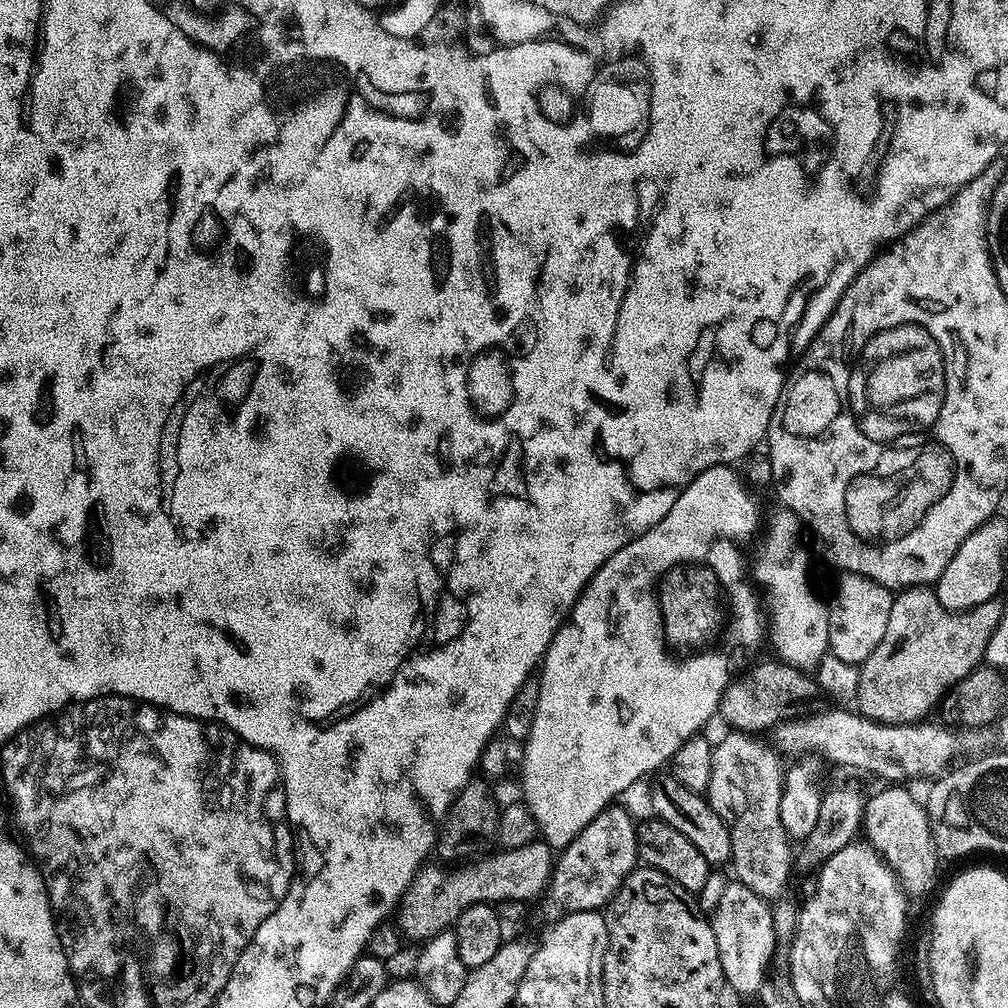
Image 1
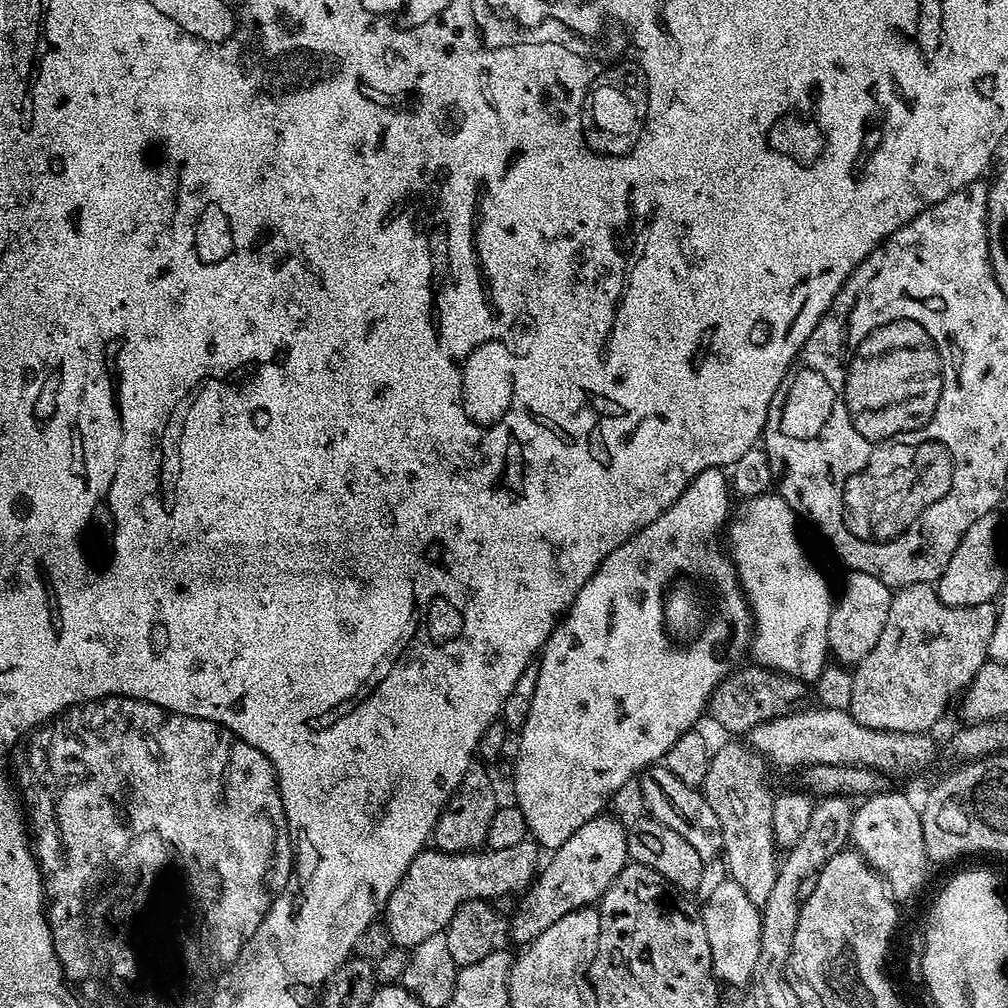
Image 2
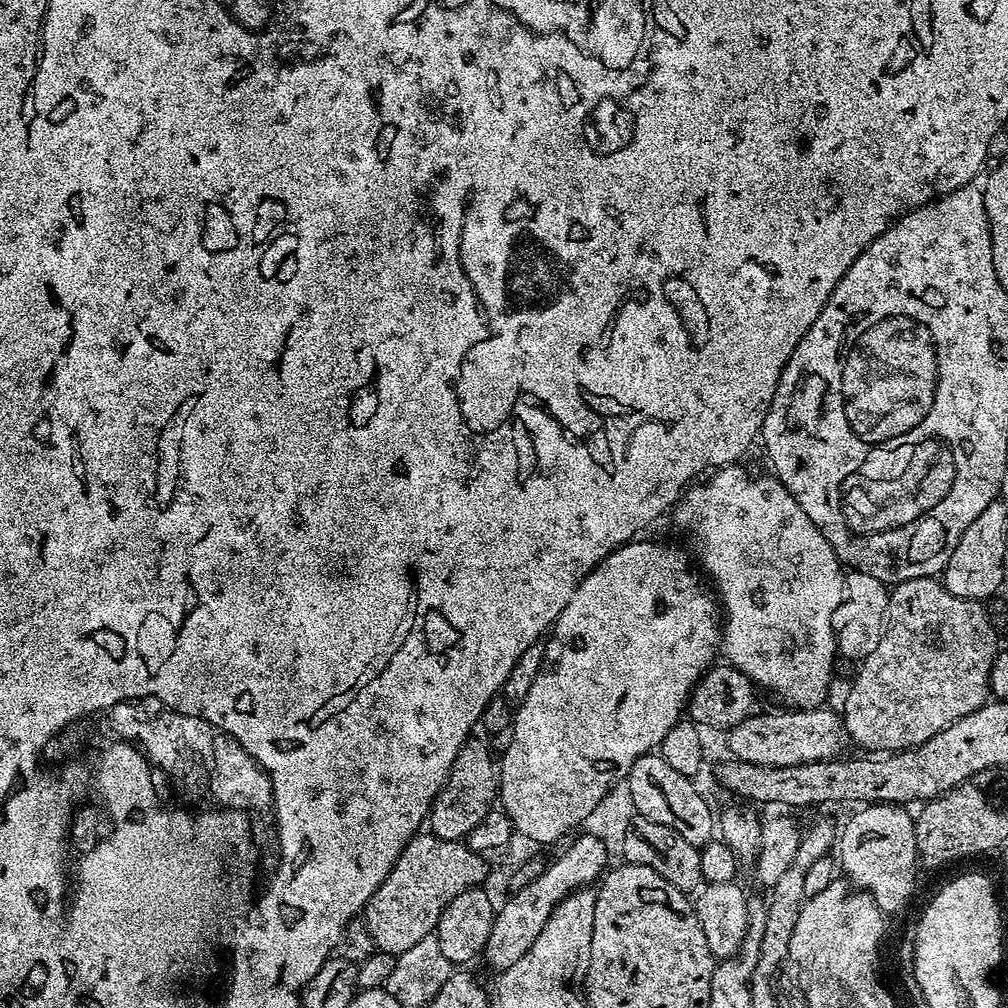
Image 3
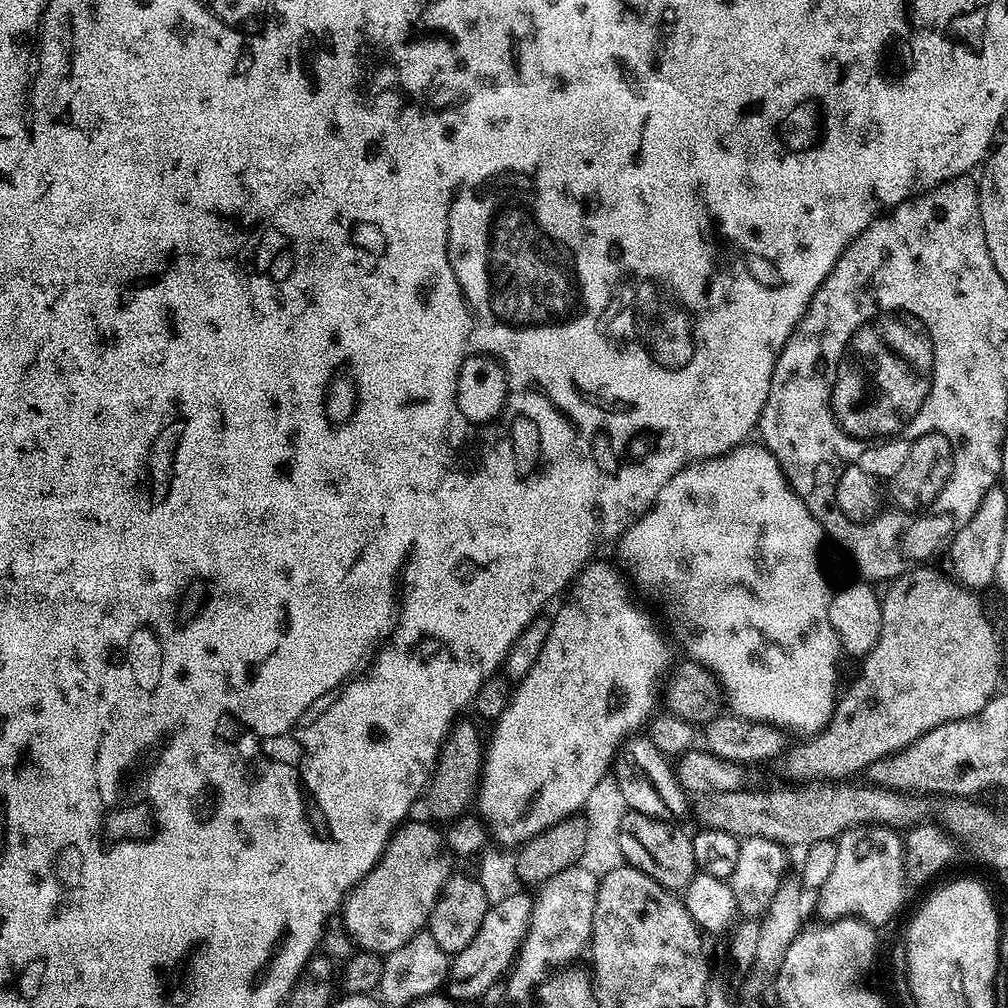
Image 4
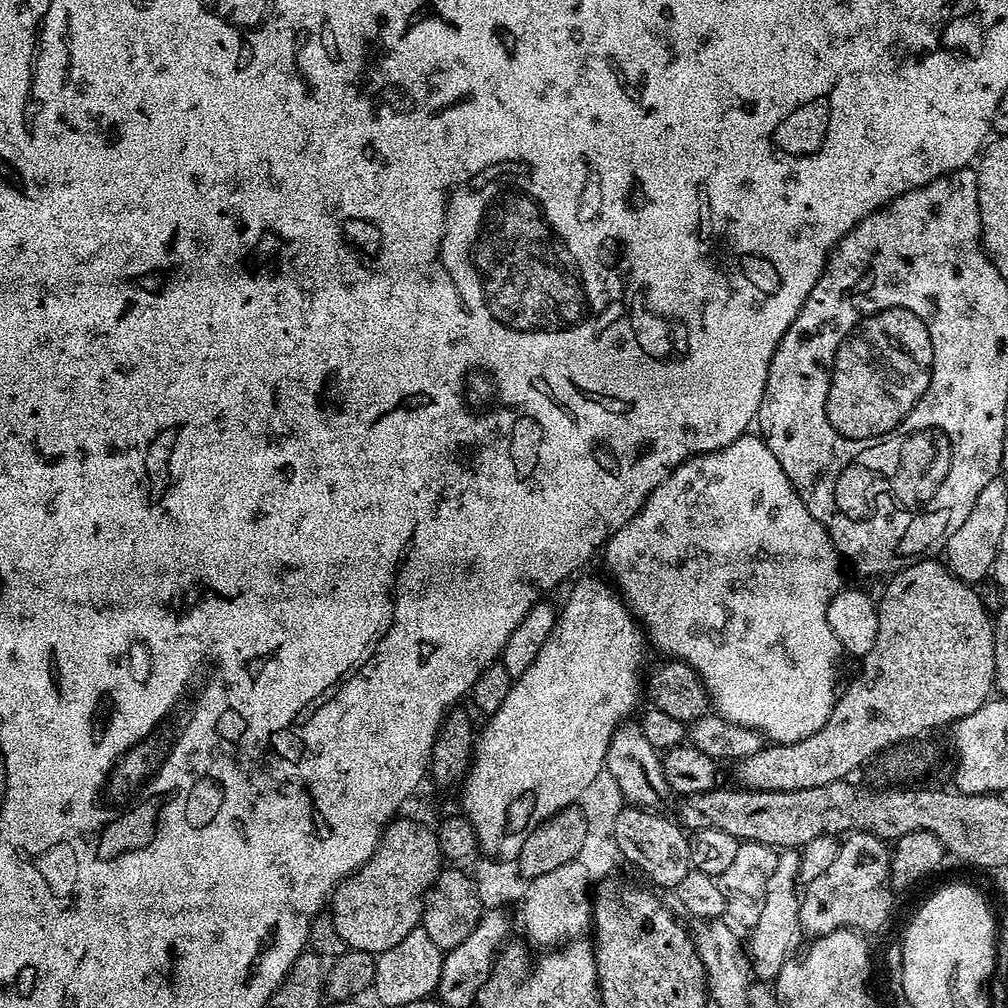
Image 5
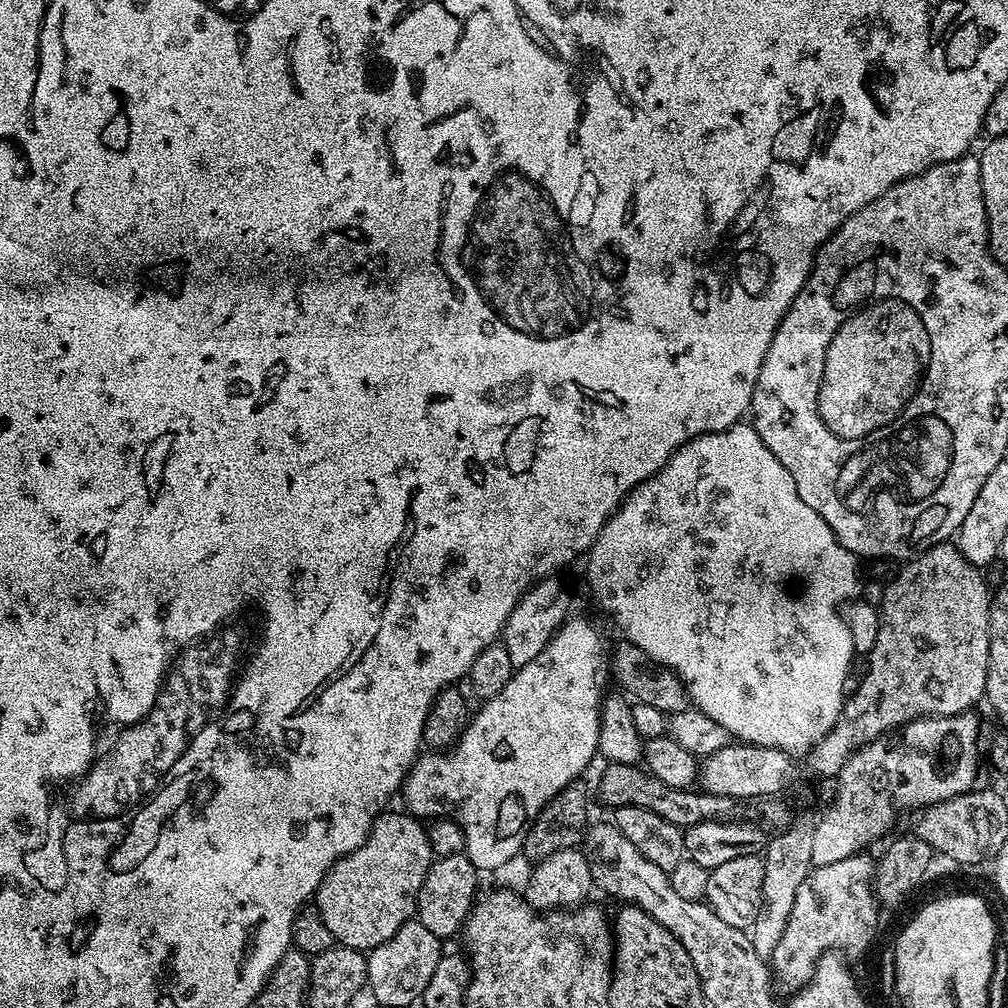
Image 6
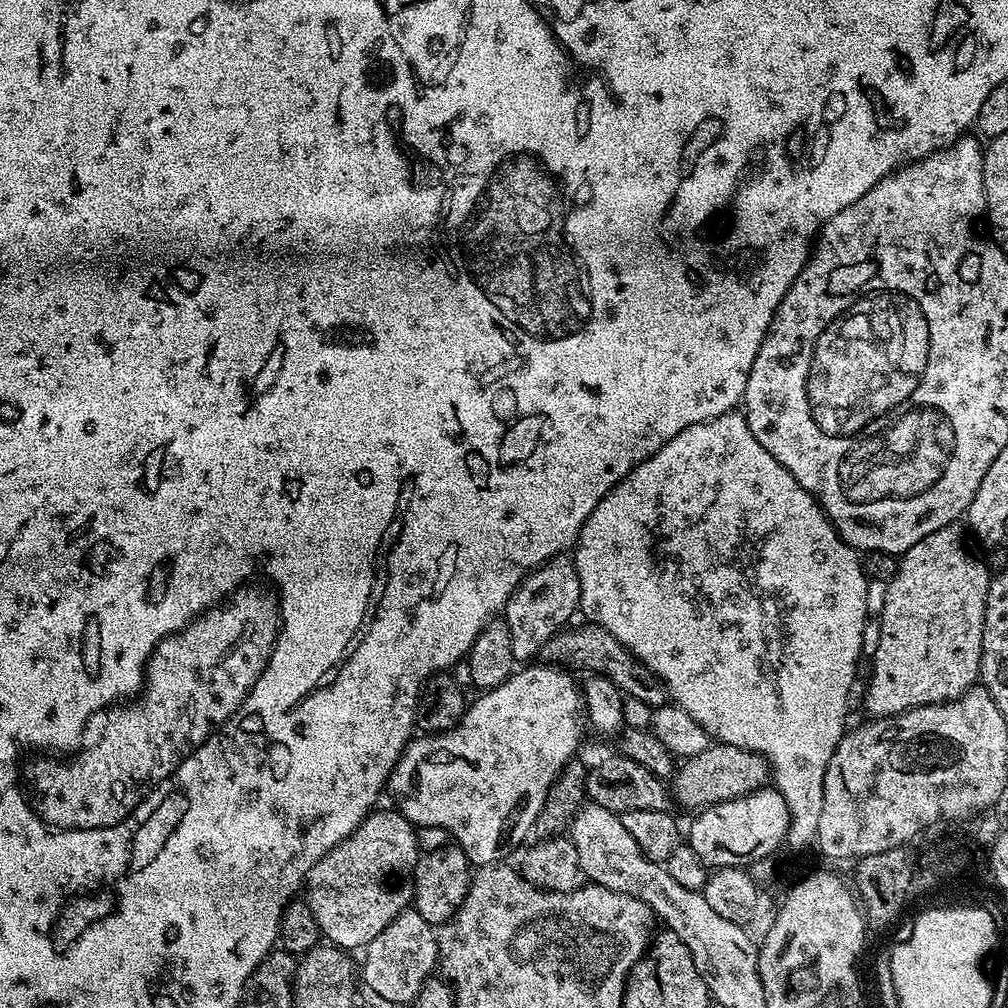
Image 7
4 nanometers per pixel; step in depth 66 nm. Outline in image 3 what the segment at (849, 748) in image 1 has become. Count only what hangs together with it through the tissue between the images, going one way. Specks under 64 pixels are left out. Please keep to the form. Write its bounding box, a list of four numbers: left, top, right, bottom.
[727,706,846,766]

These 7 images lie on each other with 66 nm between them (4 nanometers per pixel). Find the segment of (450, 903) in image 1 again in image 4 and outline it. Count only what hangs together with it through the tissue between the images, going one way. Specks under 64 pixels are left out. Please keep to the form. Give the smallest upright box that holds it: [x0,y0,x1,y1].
[342,818,454,954]

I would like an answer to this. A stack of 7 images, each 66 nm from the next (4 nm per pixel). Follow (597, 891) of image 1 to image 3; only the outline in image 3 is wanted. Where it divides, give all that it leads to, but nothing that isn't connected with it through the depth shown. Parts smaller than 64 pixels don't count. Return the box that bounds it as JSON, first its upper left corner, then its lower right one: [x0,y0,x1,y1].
[482,835,610,974]

